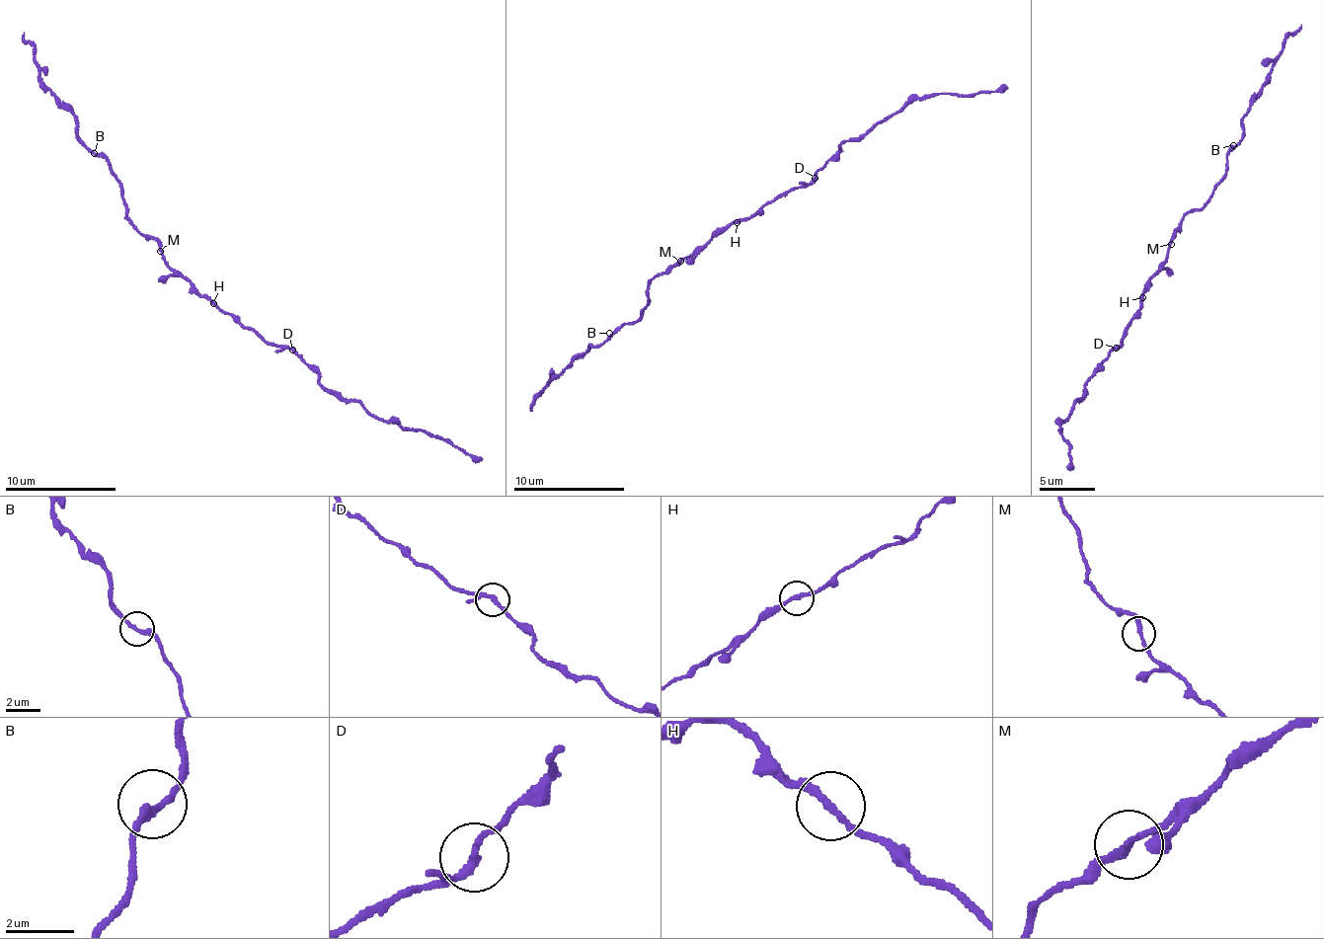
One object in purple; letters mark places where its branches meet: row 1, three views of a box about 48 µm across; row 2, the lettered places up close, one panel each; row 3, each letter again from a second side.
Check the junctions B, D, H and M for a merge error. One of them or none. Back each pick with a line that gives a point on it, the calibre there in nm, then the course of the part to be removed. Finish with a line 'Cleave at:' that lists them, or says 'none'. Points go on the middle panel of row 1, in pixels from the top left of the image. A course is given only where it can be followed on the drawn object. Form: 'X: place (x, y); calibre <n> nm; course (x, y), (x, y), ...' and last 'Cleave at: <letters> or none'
Cleave at: none

